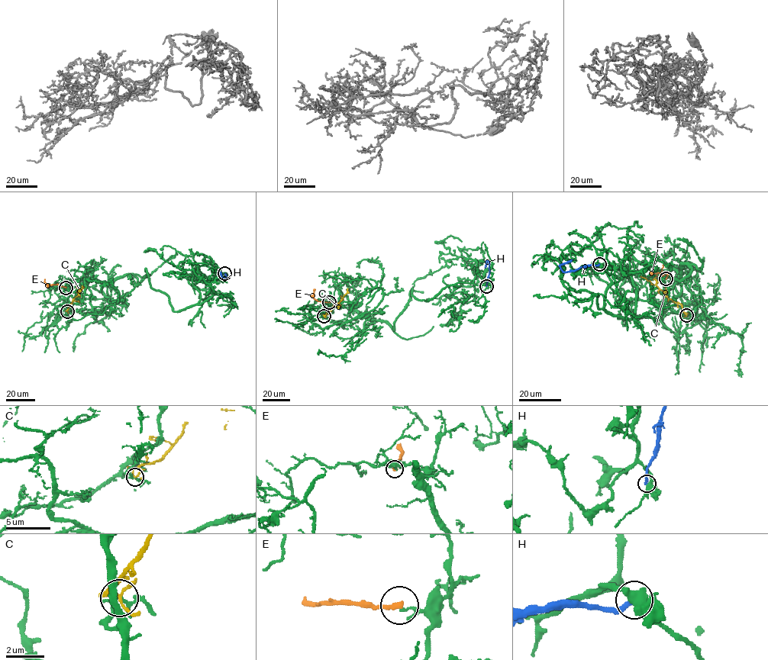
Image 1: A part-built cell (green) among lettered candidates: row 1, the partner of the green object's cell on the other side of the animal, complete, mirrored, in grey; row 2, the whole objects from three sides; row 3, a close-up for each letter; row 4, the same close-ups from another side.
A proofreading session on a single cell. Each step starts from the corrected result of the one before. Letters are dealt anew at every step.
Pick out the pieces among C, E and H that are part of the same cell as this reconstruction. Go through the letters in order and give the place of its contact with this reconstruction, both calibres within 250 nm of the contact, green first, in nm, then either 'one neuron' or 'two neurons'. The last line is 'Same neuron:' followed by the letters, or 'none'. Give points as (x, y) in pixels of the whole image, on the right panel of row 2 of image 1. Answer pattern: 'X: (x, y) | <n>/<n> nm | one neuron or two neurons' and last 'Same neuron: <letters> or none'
C: (686, 315) | 150/120 nm | two neurons
E: (666, 278) | 110/240 nm | two neurons
H: (599, 264) | 480/240 nm | two neurons
Same neuron: none

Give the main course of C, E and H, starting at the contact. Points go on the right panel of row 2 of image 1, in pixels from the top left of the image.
C: (686, 315), (680, 304), (669, 299), (656, 285), (640, 276)
E: (666, 278), (668, 273), (663, 275), (656, 272), (650, 275)
H: (599, 264), (563, 272), (559, 265), (572, 259)

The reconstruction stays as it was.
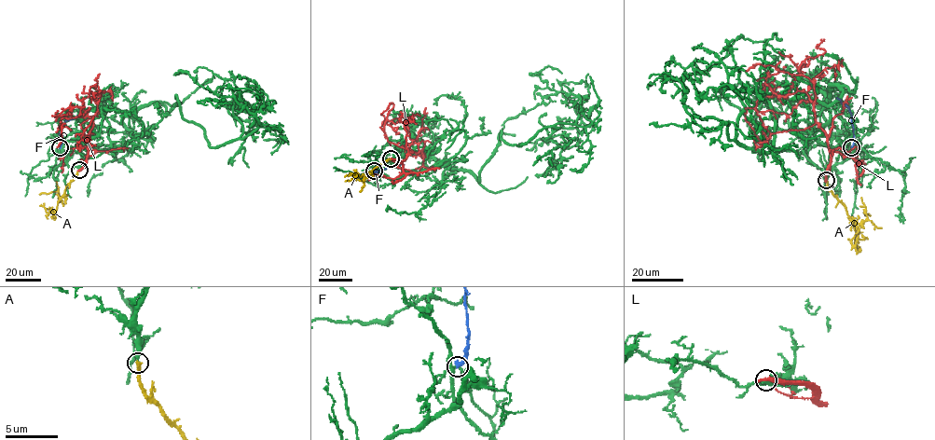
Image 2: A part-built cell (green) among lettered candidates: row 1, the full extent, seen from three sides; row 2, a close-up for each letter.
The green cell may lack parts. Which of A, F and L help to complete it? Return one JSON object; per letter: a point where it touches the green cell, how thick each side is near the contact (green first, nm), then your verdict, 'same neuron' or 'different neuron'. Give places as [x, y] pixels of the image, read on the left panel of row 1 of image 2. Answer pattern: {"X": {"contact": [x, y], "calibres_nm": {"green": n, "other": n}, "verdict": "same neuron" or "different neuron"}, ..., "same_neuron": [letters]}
{"A": {"contact": [78, 171], "calibres_nm": {"green": 240, "other": 320}, "verdict": "same neuron"}, "F": {"contact": [60, 147], "calibres_nm": {"green": 190, "other": 360}, "verdict": "different neuron"}, "L": {"contact": [79, 170], "calibres_nm": {"green": 320, "other": 500}, "verdict": "different neuron"}, "same_neuron": ["A"]}

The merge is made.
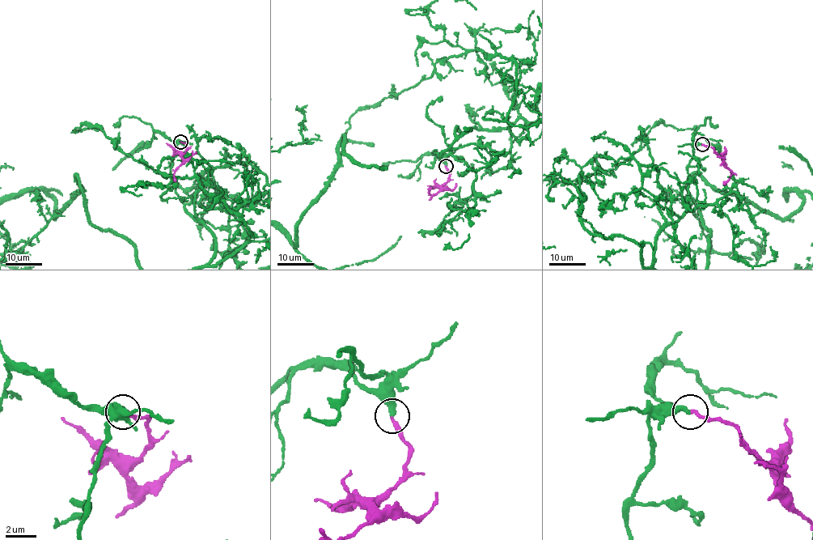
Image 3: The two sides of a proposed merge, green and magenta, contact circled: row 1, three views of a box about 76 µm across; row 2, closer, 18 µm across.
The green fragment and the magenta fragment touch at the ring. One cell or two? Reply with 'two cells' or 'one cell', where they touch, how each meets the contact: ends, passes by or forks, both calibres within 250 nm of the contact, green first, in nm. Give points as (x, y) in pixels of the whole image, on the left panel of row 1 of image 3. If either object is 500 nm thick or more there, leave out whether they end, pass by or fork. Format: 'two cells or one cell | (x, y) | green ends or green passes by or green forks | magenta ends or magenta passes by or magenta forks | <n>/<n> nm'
one cell | (180, 142) | green ends | magenta ends | 360/240 nm

